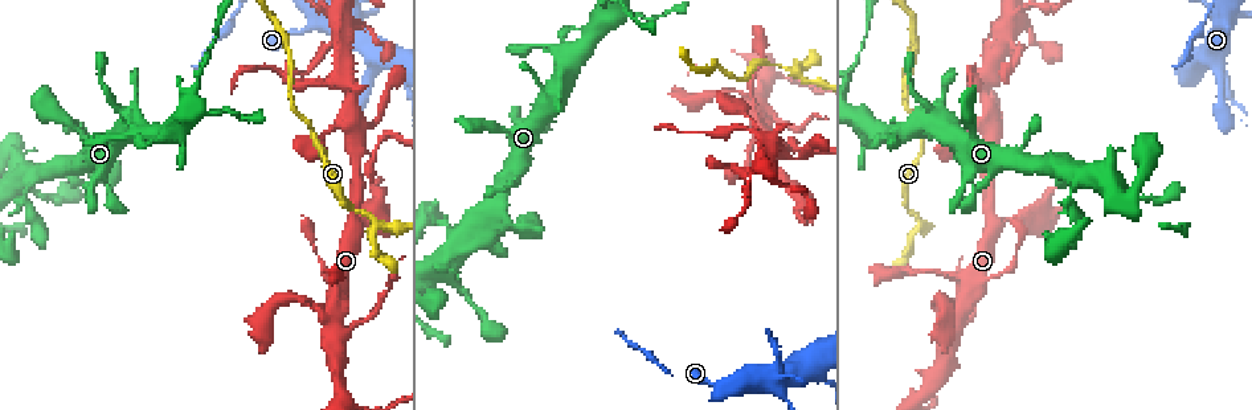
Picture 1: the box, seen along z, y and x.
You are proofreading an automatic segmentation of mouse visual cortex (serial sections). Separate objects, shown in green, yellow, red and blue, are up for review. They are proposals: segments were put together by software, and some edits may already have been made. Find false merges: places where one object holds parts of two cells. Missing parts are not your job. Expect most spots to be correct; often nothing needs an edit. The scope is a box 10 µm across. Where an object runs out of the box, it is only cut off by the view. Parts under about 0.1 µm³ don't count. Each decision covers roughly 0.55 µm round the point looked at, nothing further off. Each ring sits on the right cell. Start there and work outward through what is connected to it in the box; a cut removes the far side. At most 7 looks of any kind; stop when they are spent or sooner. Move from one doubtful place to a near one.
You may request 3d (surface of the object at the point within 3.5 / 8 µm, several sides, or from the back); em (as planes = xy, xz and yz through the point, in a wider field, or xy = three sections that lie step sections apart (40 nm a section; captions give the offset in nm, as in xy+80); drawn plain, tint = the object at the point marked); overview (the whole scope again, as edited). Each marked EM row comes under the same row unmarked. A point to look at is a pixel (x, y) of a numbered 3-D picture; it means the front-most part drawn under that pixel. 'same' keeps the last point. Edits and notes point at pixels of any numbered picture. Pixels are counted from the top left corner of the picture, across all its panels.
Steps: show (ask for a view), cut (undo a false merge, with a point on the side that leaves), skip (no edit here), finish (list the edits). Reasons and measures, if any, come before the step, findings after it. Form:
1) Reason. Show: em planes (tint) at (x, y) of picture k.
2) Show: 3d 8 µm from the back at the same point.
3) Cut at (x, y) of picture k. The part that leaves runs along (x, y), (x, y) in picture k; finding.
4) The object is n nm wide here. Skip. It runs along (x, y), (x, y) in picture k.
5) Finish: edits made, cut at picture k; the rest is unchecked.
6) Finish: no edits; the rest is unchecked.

Sharp bend. Show: 3d 3.5 µm at (918, 221) of picture 1.

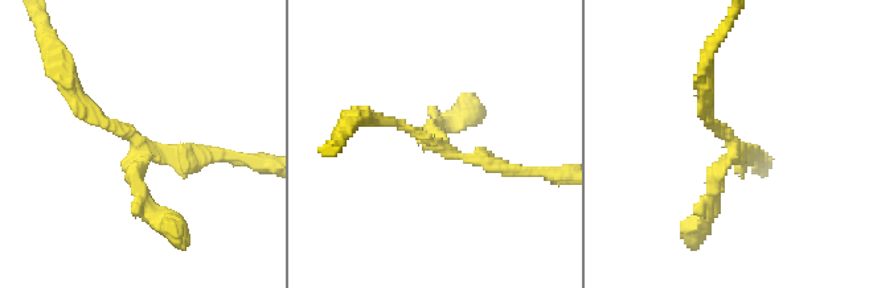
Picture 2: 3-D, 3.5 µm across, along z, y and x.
Need the tissue. Show: em planes (tint) at (135, 143) of picture 2.

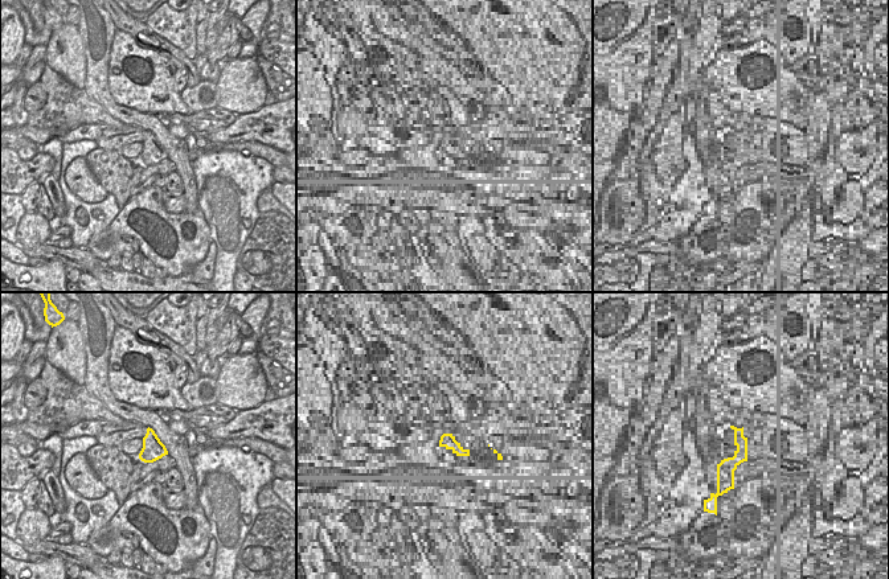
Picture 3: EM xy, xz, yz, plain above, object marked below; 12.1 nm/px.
Skip. It runs along (73, 94), (138, 143), (134, 184), (163, 219) in picture 2; all the same cell.

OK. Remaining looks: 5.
Abrupt turn. Show: 3d 8 µm at (946, 304) of picture 1.

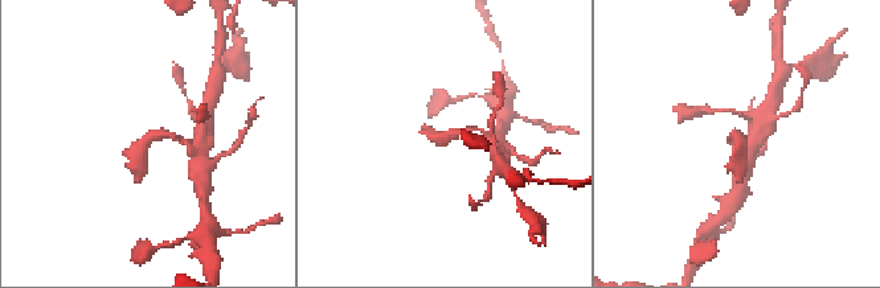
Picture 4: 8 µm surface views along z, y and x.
Show: 3d 3.5 µm at the same point.

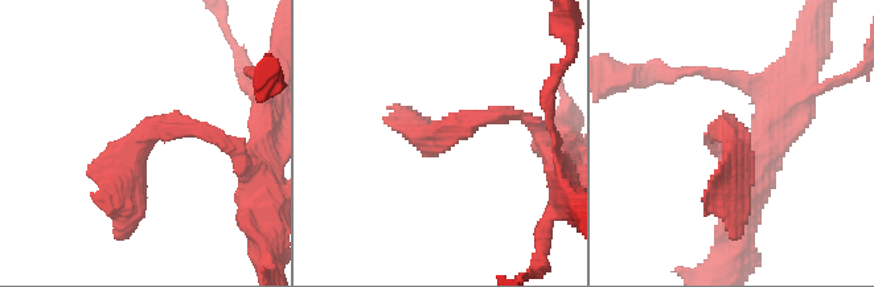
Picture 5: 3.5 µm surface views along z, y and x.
Need the tissue. Show: em xy step 5 (tint) at (441, 136) of picture 5.

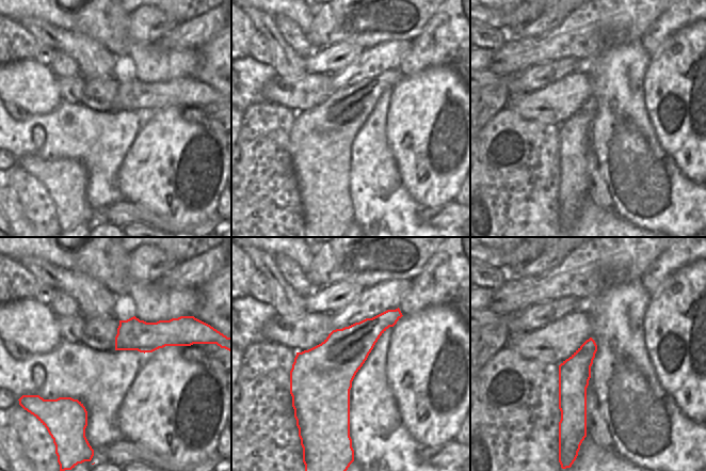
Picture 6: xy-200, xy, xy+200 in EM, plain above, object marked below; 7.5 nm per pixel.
Skip. It runs along (221, 142), (156, 126), (127, 222) in picture 5; all the same cell.

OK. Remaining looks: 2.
Arms run side by side. Show: 3d 8 µm from the back at (355, 150) of picture 1.

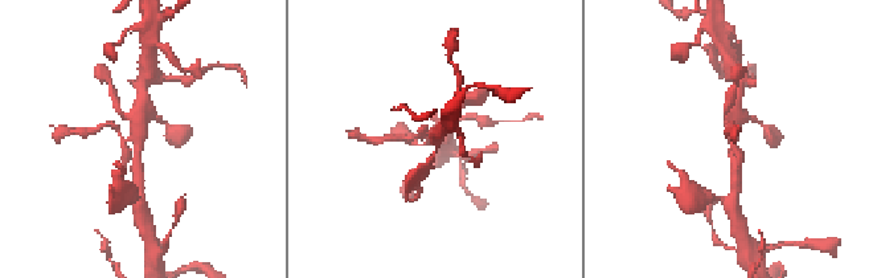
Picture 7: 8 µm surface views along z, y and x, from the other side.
Need the tissue. Show: em xy step 1 (tint) at the same point.

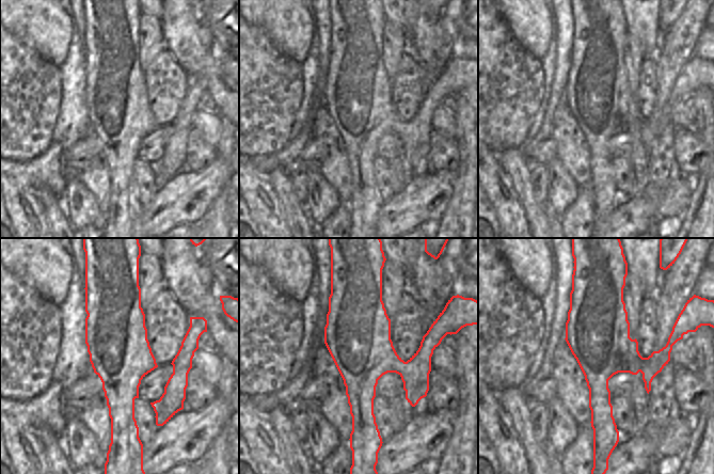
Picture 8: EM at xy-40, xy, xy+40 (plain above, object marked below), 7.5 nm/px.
Skip. It runs along (138, 178), (136, 155), (142, 99) in picture 7; one cell here.

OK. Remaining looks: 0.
Finish: no edits; the rest is unchecked.

